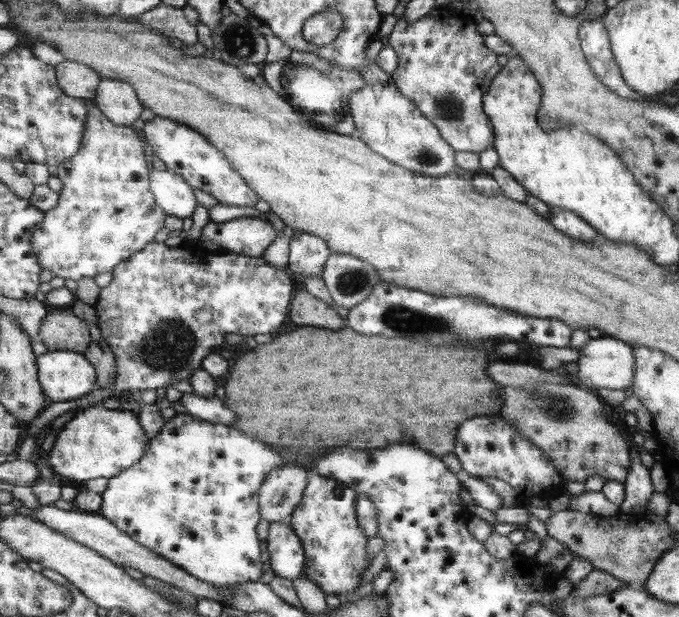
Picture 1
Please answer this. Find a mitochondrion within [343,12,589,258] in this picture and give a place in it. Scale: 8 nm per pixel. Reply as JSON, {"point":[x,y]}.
{"point":[449,104]}

